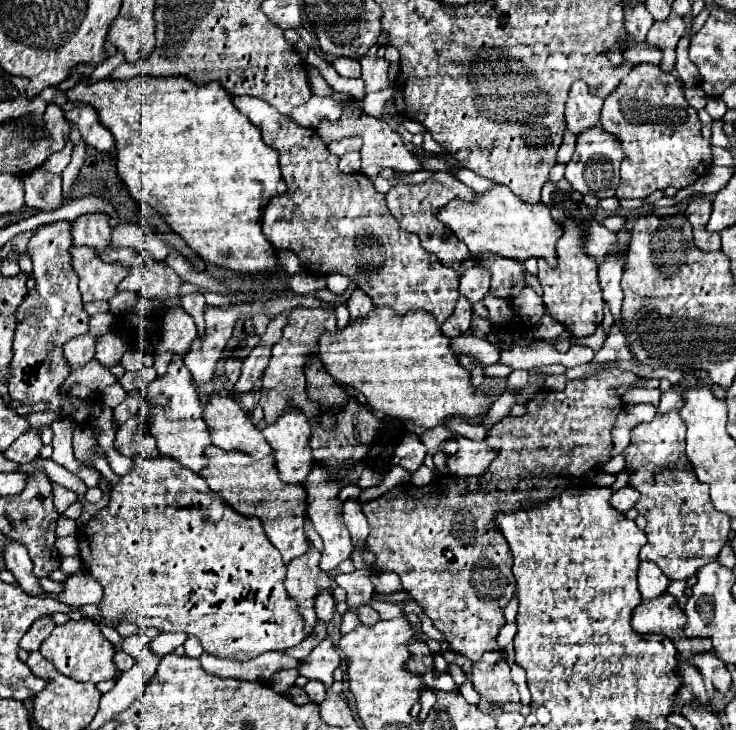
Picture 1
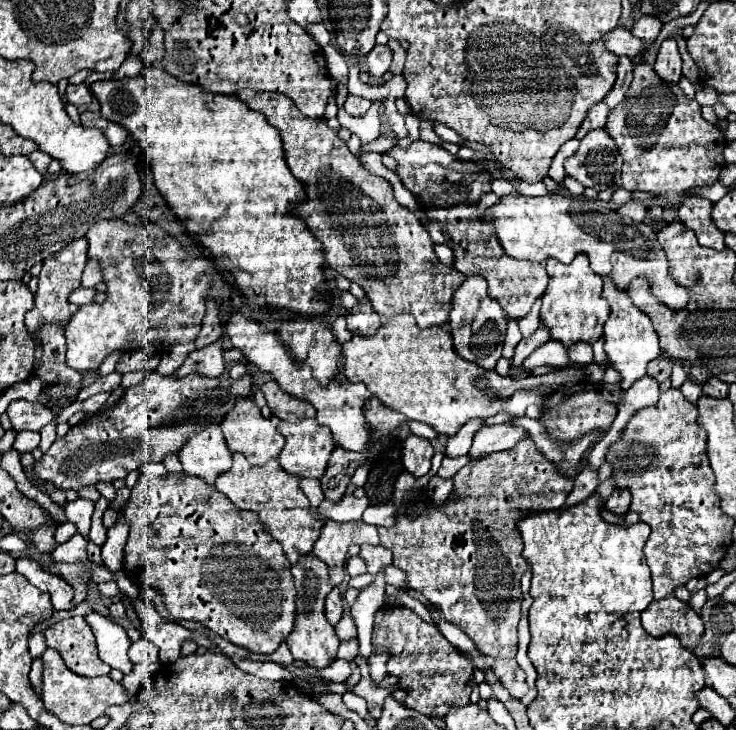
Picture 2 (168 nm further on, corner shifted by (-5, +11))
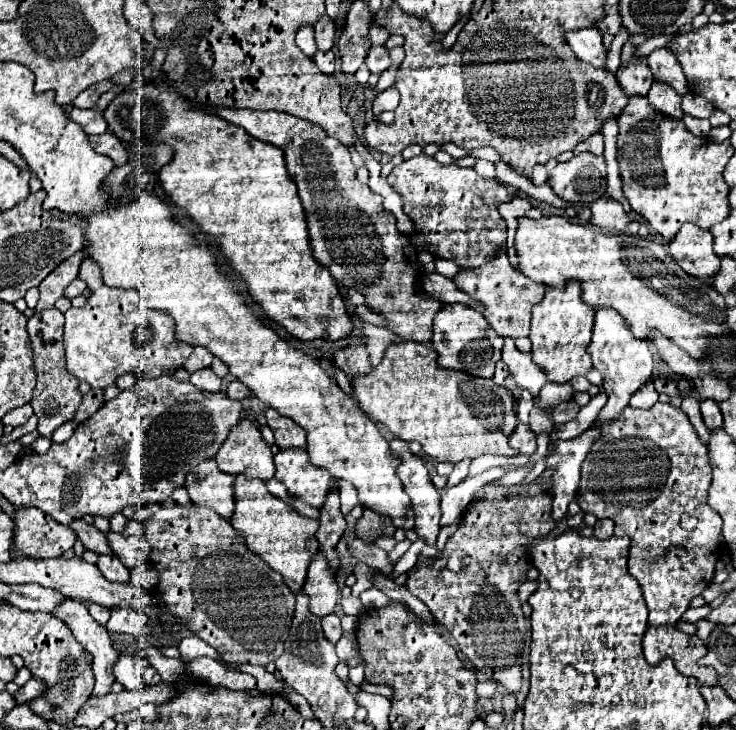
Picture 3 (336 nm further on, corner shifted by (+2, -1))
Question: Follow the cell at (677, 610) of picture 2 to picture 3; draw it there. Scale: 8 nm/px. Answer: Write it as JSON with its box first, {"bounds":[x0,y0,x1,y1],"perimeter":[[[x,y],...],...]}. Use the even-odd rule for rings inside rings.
{"bounds":[643,626,707,682],"perimeter":[[[649,626],[647,632],[645,632],[645,636],[643,636],[643,656],[645,656],[645,660],[647,660],[649,664],[657,664],[657,662],[663,660],[665,656],[669,656],[669,658],[673,658],[673,662],[675,662],[675,666],[677,666],[677,670],[679,670],[681,674],[685,674],[685,676],[695,676],[699,682],[703,682],[703,678],[705,678],[705,672],[703,672],[705,668],[697,666],[697,660],[699,660],[701,656],[705,656],[705,652],[707,652],[707,646],[703,644],[703,640],[699,640],[697,636],[683,634],[683,632],[677,630],[675,626],[657,626],[657,628]]]}

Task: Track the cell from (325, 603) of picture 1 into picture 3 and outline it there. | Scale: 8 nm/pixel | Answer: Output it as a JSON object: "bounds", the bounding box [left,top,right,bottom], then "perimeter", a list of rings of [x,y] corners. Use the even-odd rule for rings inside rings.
{"bounds":[321,614,341,642],"perimeter":[[[327,614],[321,618],[321,626],[323,626],[323,634],[329,642],[337,642],[341,638],[341,620],[337,614]]]}

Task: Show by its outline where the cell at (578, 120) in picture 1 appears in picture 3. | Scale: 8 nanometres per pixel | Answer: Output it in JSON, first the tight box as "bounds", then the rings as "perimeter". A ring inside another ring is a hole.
{"bounds":[573,132,603,156],"perimeter":[[[595,132],[593,136],[589,136],[581,144],[577,144],[575,150],[573,150],[573,154],[585,152],[585,150],[591,152],[591,154],[595,154],[595,156],[601,156],[601,152],[603,152],[603,136],[601,136],[601,132]]]}

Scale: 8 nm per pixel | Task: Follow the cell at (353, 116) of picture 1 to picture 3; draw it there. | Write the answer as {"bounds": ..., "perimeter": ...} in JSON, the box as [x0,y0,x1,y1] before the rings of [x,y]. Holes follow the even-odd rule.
{"bounds":[389,154,513,268],"perimeter":[[[419,154],[393,168],[393,172],[389,174],[389,186],[401,194],[403,212],[413,220],[417,232],[423,236],[425,248],[429,248],[429,252],[441,258],[452,260],[463,268],[475,268],[485,264],[489,256],[493,256],[495,248],[505,242],[507,230],[505,230],[503,218],[497,212],[497,206],[501,202],[509,202],[513,194],[509,194],[501,182],[481,178],[473,168],[459,168],[455,164],[445,166],[445,164],[439,164],[435,158]]]}

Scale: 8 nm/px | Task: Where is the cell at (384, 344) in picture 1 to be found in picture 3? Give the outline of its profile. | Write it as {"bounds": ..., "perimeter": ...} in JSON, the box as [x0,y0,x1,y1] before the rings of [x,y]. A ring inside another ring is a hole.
{"bounds":[351,340,517,462],"perimeter":[[[401,340],[387,346],[383,360],[365,376],[353,376],[351,380],[353,394],[359,406],[371,416],[373,422],[385,424],[397,438],[411,442],[417,440],[437,462],[459,462],[463,458],[477,458],[481,454],[505,454],[517,456],[513,448],[509,448],[507,438],[517,426],[517,418],[513,412],[513,396],[497,386],[493,380],[469,376],[463,372],[443,370],[437,364],[437,352],[427,348],[421,342]]]}

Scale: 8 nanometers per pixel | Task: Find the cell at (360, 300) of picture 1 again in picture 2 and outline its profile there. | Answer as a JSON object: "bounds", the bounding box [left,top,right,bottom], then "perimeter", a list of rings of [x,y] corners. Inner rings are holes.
{"bounds":[346,300,382,336],"perimeter":[[[360,300],[358,306],[354,306],[350,310],[350,314],[346,316],[346,322],[348,322],[348,330],[352,334],[370,336],[372,332],[376,332],[376,328],[382,326],[382,316],[378,316],[374,312],[374,308],[368,300]]]}

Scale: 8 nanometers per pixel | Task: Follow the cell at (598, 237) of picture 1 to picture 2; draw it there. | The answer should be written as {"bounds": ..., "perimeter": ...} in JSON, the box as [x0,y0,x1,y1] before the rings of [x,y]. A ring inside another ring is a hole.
{"bounds":[484,196,688,310],"perimeter":[[[504,196],[492,208],[488,208],[484,222],[496,226],[496,234],[504,252],[518,260],[530,260],[544,264],[548,258],[556,258],[564,264],[574,260],[576,254],[590,258],[592,270],[600,276],[614,280],[616,288],[628,290],[634,278],[646,278],[652,294],[668,308],[682,310],[688,306],[688,290],[676,284],[668,272],[668,258],[660,244],[656,244],[658,228],[654,224],[636,222],[632,218],[618,216],[602,200],[570,198],[570,196]]]}

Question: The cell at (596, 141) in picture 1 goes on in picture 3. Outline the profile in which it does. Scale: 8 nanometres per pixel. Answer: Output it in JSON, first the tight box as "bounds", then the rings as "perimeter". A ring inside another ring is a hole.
{"bounds":[549,152,607,202],"perimeter":[[[581,152],[569,162],[557,164],[549,176],[549,186],[553,192],[567,202],[595,202],[607,192],[607,170],[601,156],[591,156],[591,152]]]}

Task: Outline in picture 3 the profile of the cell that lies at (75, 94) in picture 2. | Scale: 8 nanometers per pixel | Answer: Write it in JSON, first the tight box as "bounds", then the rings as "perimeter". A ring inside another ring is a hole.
{"bounds":[69,108,107,134],"perimeter":[[[73,108],[69,112],[69,118],[73,122],[77,122],[87,134],[103,134],[107,130],[107,124],[103,120],[103,116],[95,110],[79,110],[79,108]]]}

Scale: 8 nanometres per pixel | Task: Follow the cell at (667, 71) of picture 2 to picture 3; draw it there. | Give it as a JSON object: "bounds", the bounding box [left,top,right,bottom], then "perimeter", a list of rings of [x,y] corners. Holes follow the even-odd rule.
{"bounds":[647,80,683,118],"perimeter":[[[655,80],[651,90],[649,90],[649,94],[647,94],[647,98],[655,106],[657,112],[663,112],[663,114],[673,116],[673,118],[681,118],[683,116],[681,96],[673,90],[673,86]]]}

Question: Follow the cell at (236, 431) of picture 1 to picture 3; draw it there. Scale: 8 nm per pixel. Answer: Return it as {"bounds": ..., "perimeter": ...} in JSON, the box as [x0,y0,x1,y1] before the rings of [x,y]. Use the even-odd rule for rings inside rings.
{"bounds":[215,418,275,480],"perimeter":[[[243,418],[231,428],[215,460],[221,472],[229,474],[243,474],[259,480],[269,480],[275,474],[271,446],[263,440],[259,428],[249,418]]]}

